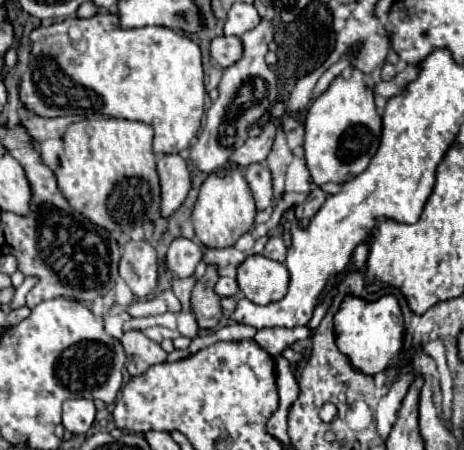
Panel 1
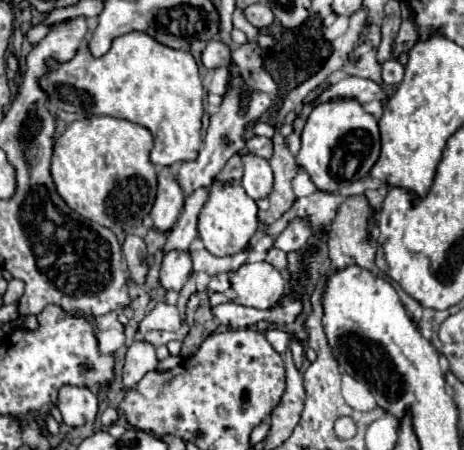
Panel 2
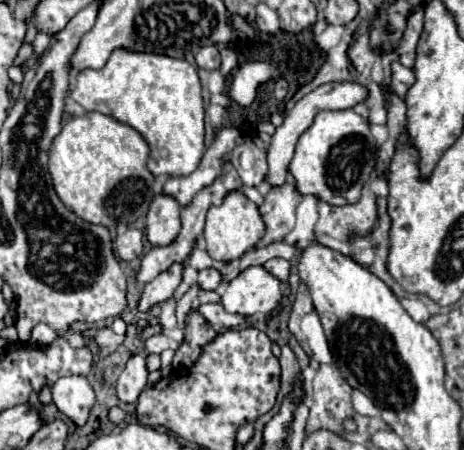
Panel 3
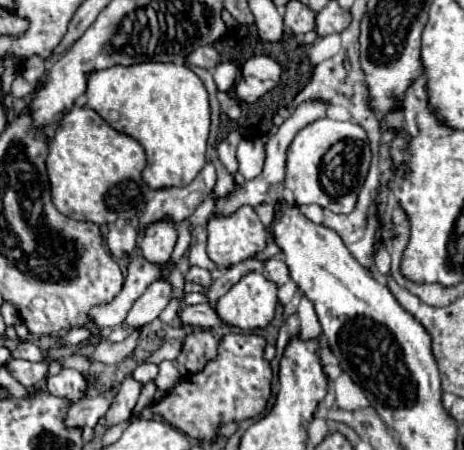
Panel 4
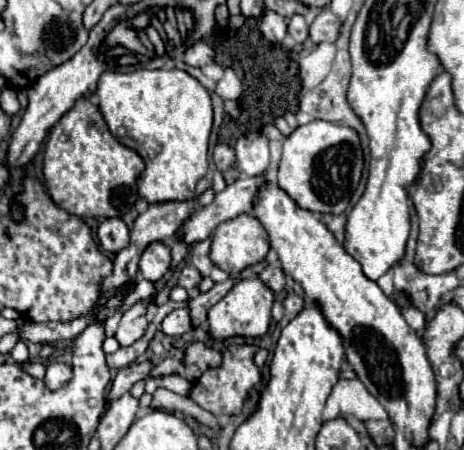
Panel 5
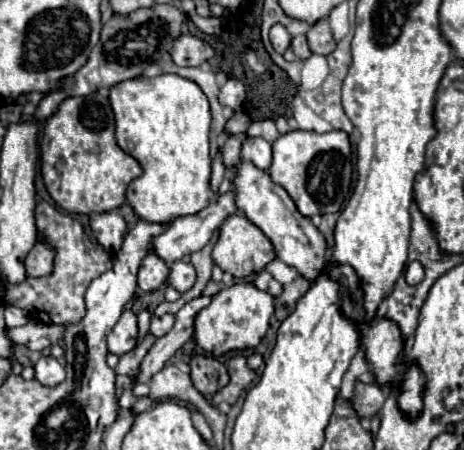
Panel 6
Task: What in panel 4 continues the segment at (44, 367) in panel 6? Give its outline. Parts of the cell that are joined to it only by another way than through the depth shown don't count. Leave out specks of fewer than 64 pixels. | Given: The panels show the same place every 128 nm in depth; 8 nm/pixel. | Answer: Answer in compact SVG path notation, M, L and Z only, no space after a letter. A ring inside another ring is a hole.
M62 368L60 374L48 378L48 392L56 398L66 398L76 404L86 396L86 378L82 372L72 368Z

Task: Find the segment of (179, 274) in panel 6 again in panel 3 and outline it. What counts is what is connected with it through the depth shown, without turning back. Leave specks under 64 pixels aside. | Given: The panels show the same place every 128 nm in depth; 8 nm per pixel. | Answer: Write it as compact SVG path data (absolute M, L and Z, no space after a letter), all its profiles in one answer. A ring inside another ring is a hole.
M202 270L198 274L198 284L204 288L204 290L216 290L220 284L222 284L222 274L218 270Z

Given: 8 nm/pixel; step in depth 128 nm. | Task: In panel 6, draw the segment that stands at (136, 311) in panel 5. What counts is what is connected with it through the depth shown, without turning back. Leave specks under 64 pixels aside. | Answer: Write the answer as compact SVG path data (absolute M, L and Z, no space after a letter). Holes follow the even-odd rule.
M126 310L120 320L116 322L116 326L112 328L112 332L108 334L108 350L122 356L128 350L132 350L138 342L138 322L136 322L136 314Z

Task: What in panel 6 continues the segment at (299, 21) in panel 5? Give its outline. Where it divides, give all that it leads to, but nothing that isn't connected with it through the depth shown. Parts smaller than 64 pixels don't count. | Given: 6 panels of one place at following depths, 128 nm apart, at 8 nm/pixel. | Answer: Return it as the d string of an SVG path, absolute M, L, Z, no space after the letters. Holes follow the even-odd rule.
M298 34L298 36L292 38L292 50L294 50L294 54L296 54L298 58L302 58L302 60L306 60L306 58L312 54L310 48L308 48L308 42L306 42L306 36L304 36L304 34Z

